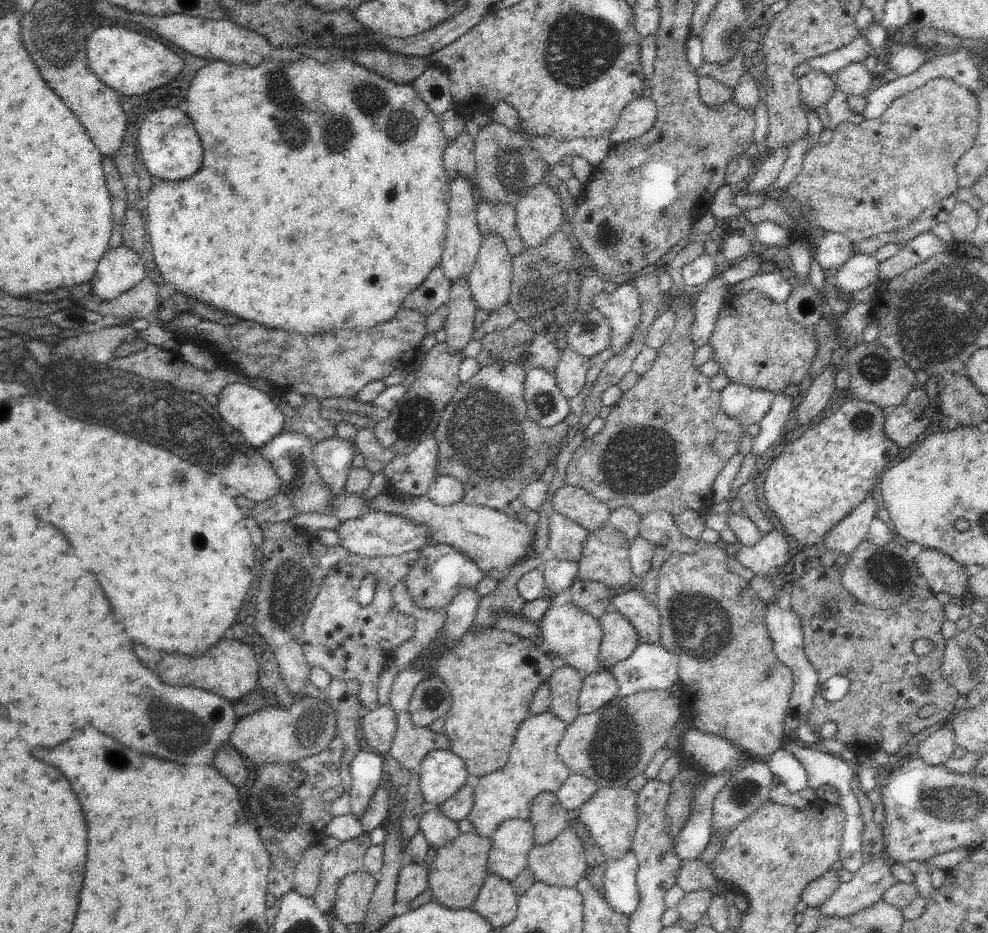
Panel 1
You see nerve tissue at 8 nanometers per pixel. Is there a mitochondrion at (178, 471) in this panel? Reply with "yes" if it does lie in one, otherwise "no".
yes

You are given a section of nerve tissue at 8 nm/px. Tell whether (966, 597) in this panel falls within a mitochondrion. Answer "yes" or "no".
no

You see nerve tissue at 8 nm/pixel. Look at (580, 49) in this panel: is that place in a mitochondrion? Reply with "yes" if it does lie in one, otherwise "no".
yes

